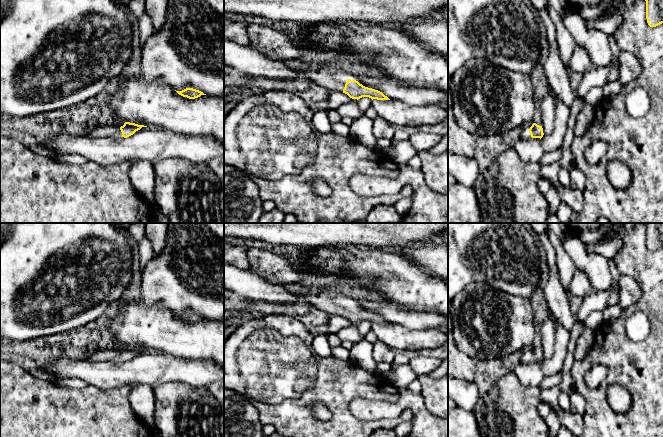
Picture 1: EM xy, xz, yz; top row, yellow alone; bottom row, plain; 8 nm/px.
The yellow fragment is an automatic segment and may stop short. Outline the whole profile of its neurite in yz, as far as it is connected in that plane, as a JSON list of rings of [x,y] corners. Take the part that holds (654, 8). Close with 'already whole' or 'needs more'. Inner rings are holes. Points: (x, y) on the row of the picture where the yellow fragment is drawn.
[[[645,0],[646,19],[650,27],[656,27],[663,23],[663,0]]]; already whole

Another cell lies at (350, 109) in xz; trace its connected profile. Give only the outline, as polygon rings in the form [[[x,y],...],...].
[[[352,98],[349,102],[344,103],[338,107],[336,111],[342,117],[350,117],[353,120],[364,115],[364,112],[361,111],[358,107],[358,100]]]

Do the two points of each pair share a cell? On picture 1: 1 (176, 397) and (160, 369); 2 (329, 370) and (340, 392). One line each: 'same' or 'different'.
1: different
2: same

